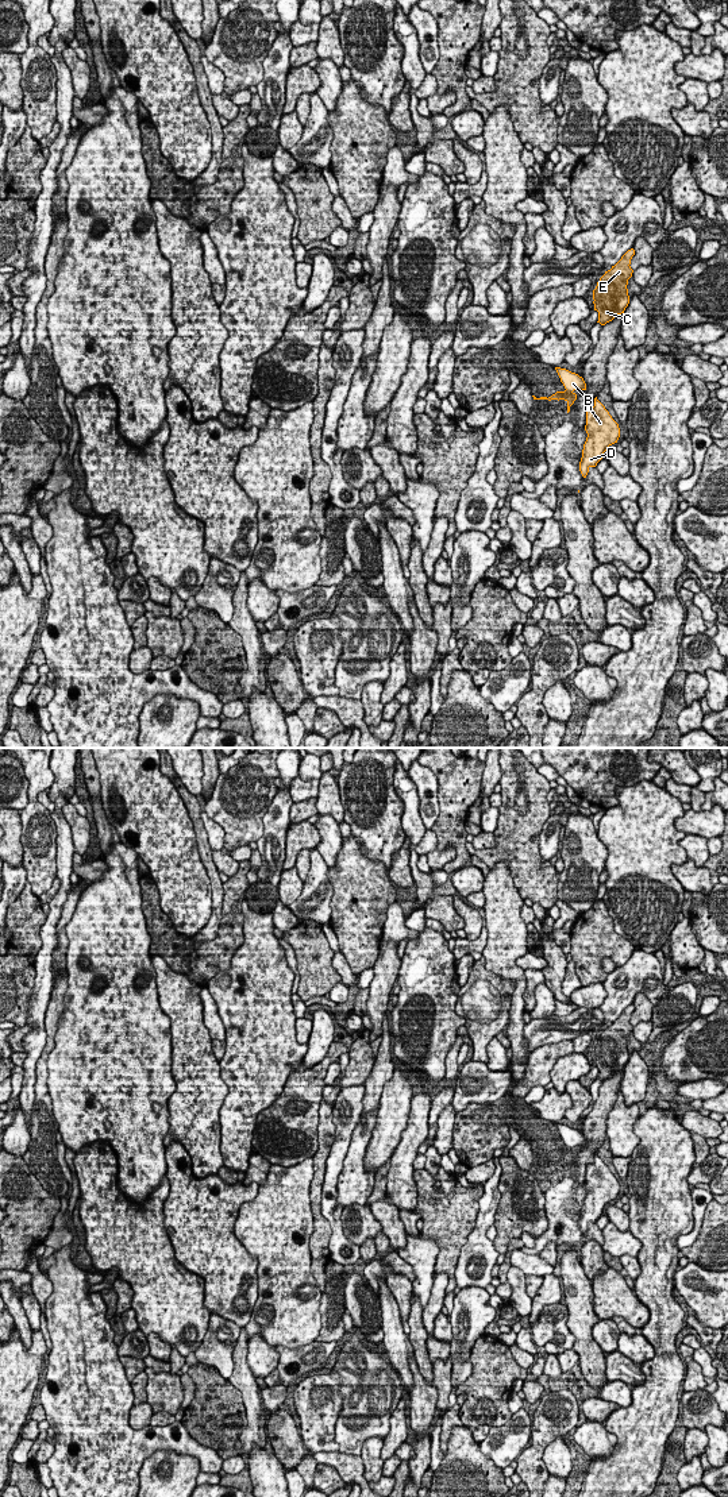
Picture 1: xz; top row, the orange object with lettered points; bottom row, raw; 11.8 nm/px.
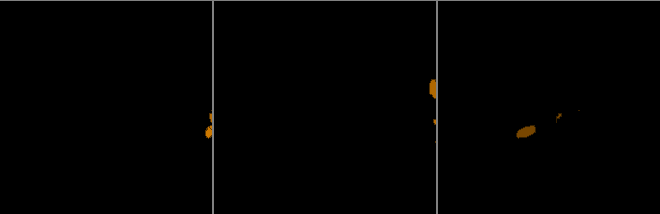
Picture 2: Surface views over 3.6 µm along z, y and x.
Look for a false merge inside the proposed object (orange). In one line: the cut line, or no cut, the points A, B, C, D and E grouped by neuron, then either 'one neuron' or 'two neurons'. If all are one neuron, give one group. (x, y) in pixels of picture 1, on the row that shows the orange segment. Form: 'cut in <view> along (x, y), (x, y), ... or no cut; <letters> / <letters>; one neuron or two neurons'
cut in xz along (566, 389), (572, 392); A B D / C E; two neurons

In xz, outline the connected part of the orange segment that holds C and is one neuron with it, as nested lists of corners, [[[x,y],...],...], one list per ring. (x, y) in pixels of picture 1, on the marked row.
[[[628,250],[610,270],[605,271],[593,290],[594,310],[598,312],[597,323],[601,325],[624,313],[629,304],[627,285],[633,273],[629,266],[633,255],[635,250]]]

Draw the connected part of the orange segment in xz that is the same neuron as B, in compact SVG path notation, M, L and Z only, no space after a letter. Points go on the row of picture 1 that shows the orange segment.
M555 367L555 370L566 390L569 390L569 391L586 390L586 383L585 383L583 378L579 377L578 374L571 373L566 369L561 369L561 367Z

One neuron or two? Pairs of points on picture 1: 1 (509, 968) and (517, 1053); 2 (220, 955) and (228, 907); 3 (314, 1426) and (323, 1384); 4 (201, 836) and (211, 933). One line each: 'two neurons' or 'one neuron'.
1: one neuron
2: one neuron
3: one neuron
4: one neuron

